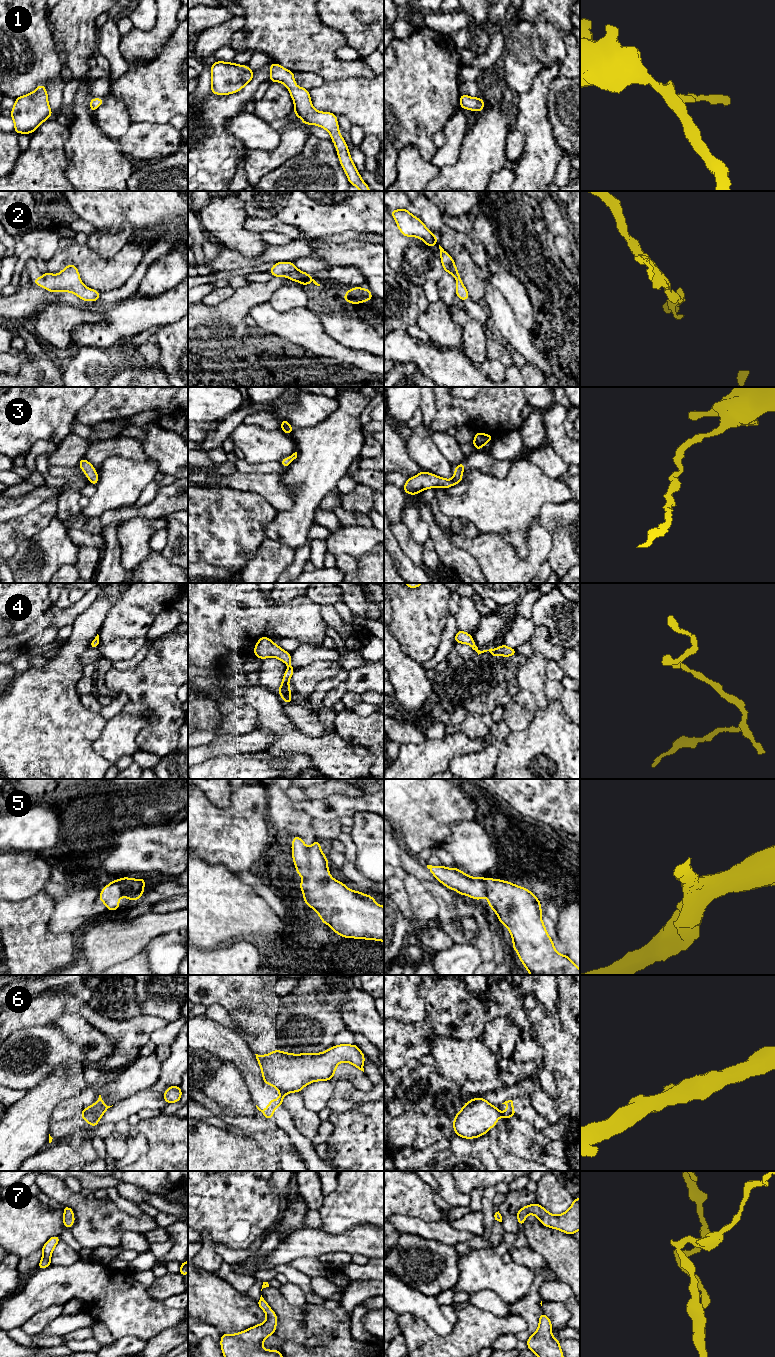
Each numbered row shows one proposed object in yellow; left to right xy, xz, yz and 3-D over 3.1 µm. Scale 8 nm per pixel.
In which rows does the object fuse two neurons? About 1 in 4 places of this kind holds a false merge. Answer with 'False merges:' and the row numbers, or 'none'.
False merges: 6

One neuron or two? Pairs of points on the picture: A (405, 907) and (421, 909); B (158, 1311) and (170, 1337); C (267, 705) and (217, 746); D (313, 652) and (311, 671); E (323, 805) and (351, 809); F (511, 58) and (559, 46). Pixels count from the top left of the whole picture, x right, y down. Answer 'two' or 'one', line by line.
A: two
B: two
C: two
D: two
E: one
F: one

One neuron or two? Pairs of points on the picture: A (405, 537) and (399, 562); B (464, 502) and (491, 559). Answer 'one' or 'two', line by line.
A: two
B: two

